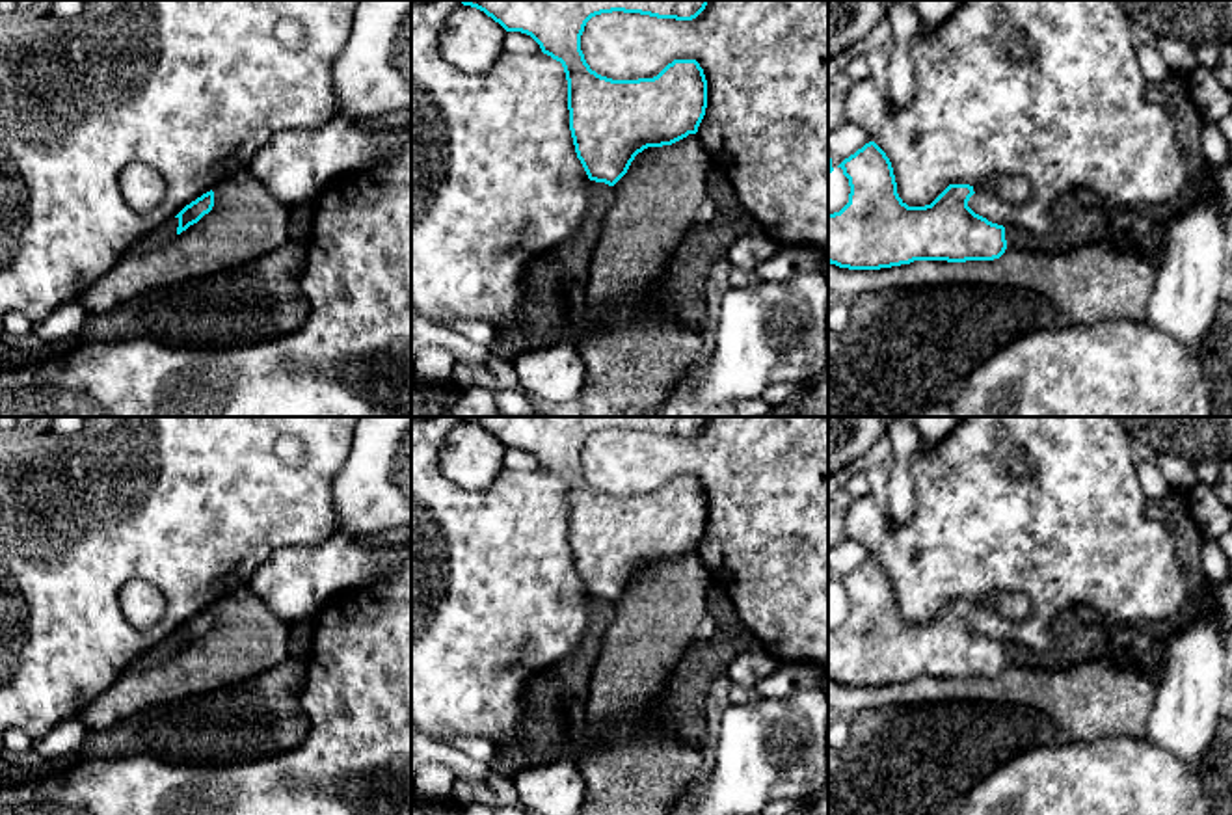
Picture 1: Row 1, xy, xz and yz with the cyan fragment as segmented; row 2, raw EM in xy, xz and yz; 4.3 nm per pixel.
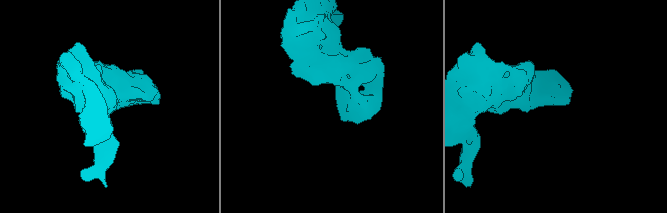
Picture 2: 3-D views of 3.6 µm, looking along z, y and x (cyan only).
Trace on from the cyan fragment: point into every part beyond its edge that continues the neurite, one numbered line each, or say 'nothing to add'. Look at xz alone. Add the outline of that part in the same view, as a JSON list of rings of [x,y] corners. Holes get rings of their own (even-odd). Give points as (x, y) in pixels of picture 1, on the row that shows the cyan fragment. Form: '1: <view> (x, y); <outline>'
nothing to add

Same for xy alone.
nothing to add

